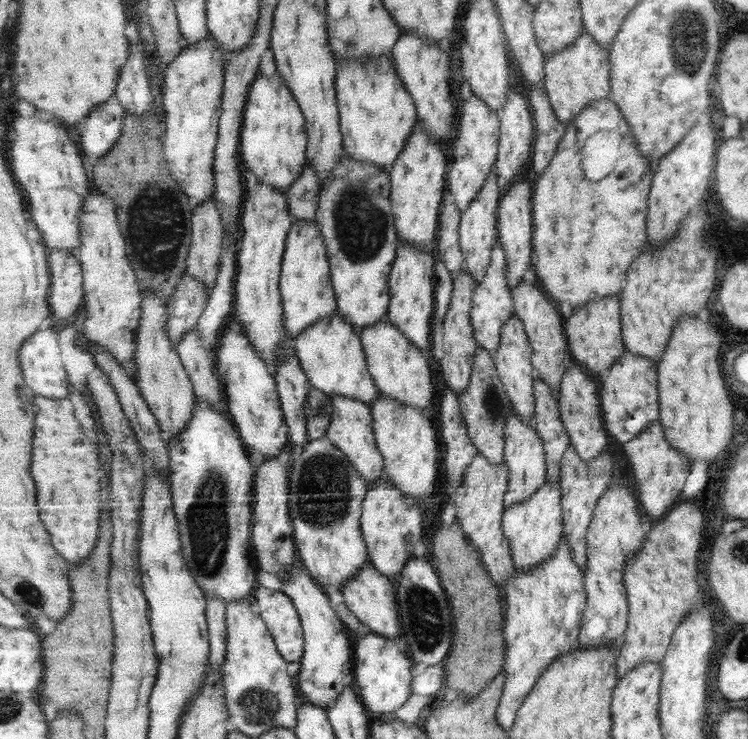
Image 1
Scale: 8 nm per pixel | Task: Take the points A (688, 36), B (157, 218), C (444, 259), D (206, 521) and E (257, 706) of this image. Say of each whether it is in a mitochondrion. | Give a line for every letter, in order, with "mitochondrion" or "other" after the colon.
A: mitochondrion
B: mitochondrion
C: other
D: mitochondrion
E: mitochondrion

